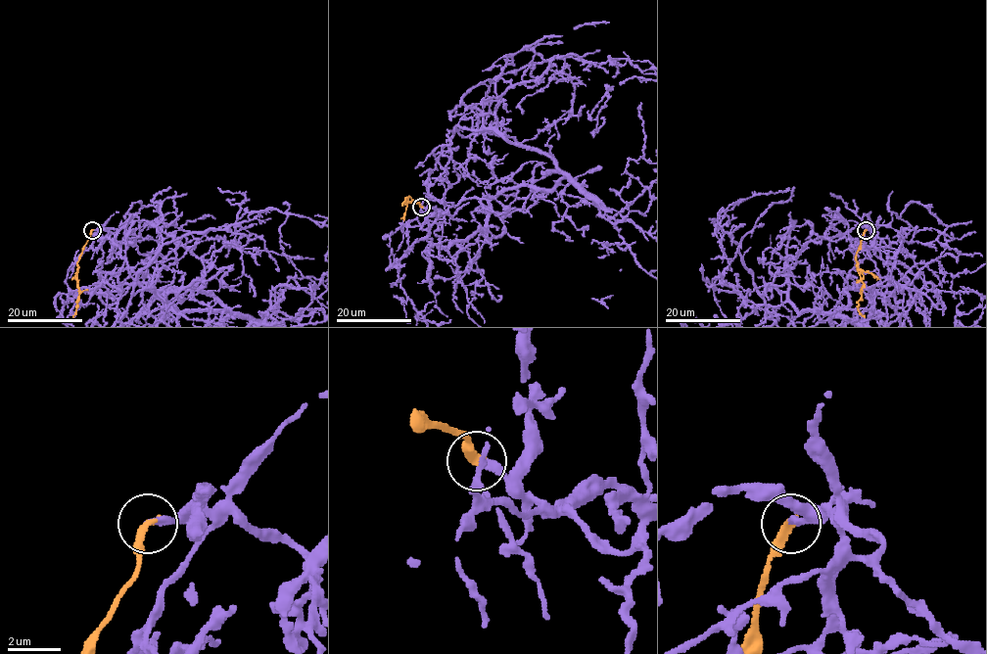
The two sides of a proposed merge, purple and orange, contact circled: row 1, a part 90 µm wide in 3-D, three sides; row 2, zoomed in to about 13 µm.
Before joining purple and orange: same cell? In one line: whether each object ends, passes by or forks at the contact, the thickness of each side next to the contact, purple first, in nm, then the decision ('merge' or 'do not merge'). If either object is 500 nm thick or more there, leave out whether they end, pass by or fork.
purple ends | orange ends | 260/300 nm | merge

